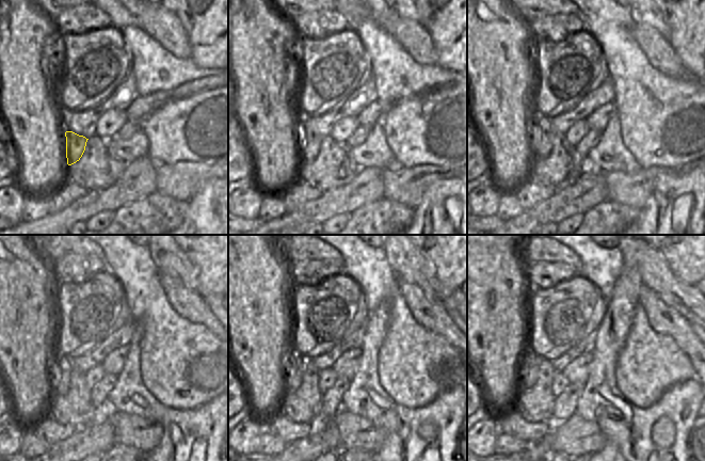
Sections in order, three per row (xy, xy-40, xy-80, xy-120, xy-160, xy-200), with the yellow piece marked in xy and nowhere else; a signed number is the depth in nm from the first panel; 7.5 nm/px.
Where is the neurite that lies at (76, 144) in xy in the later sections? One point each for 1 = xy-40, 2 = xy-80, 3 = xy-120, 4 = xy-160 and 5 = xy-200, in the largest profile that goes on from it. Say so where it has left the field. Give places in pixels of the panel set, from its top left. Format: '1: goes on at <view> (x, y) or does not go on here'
1: goes on at xy-40 (309, 142)
2: goes on at xy-80 (542, 142)
3: goes on at xy-120 (59, 379)
4: goes on at xy-160 (294, 376)
5: goes on at xy-200 (529, 369)

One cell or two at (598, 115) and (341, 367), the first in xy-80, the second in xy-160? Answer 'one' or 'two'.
one

